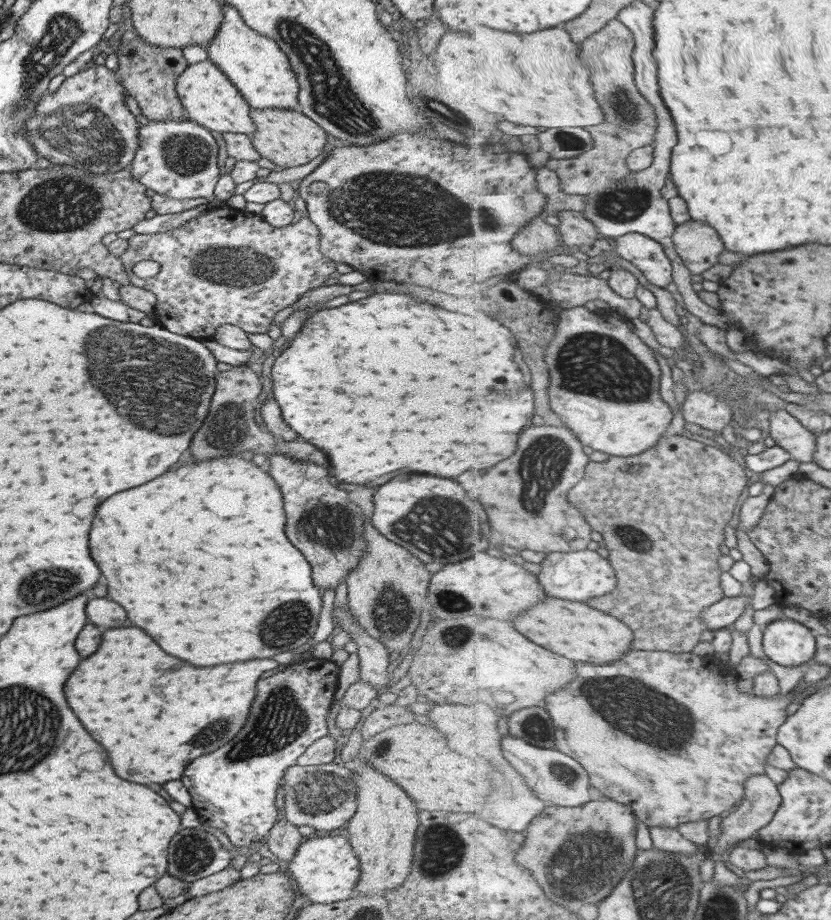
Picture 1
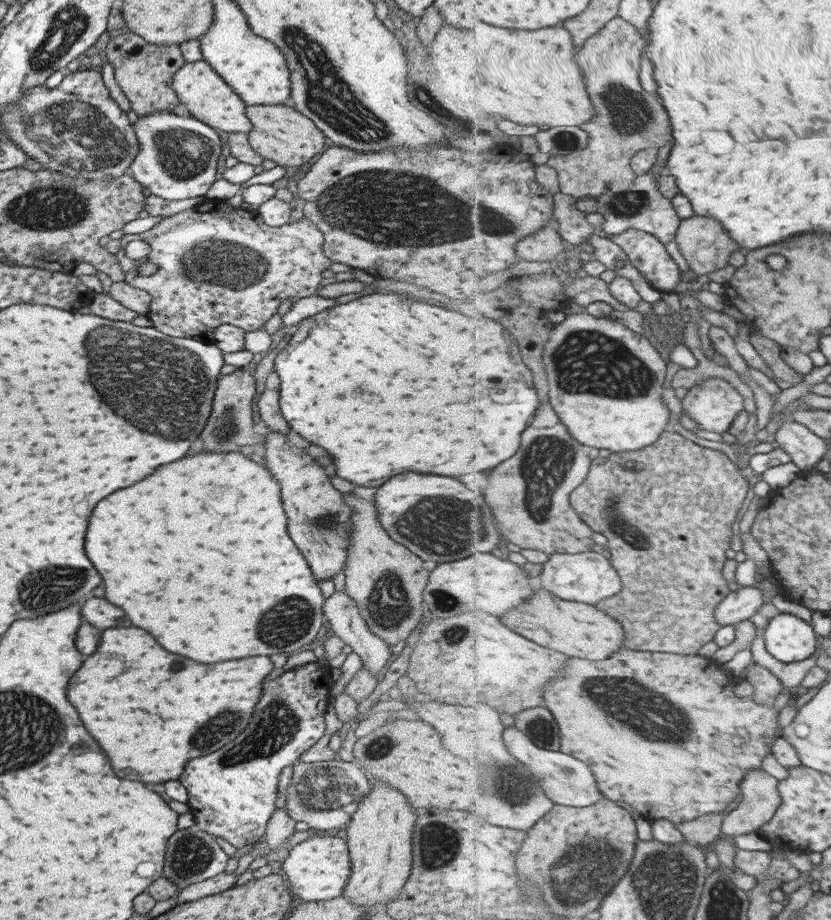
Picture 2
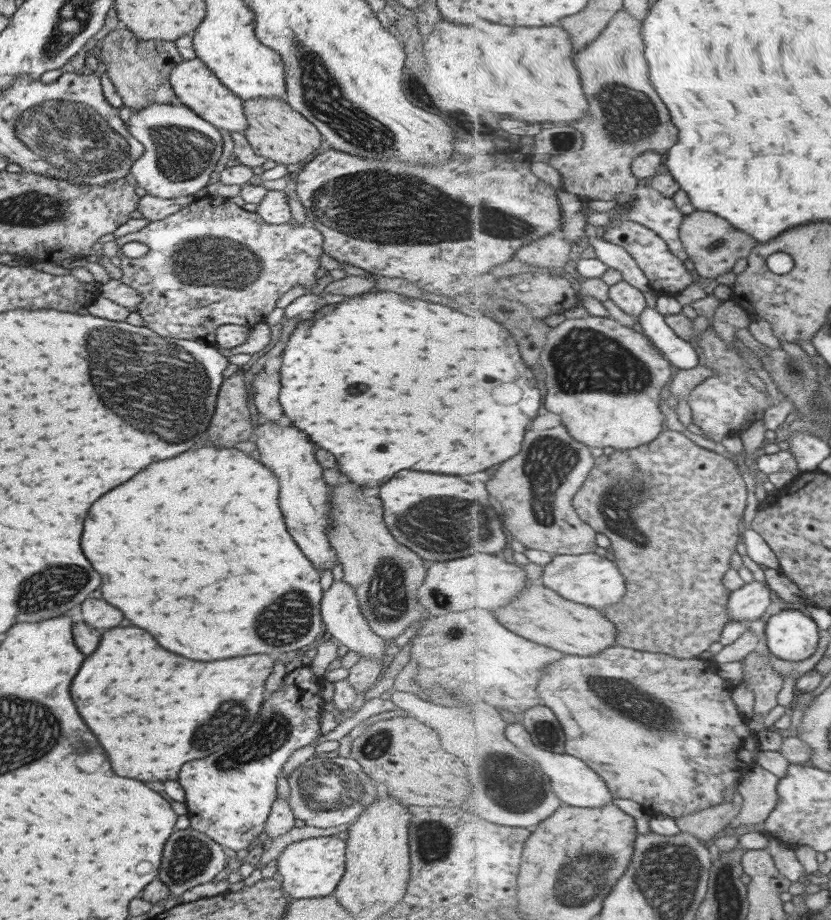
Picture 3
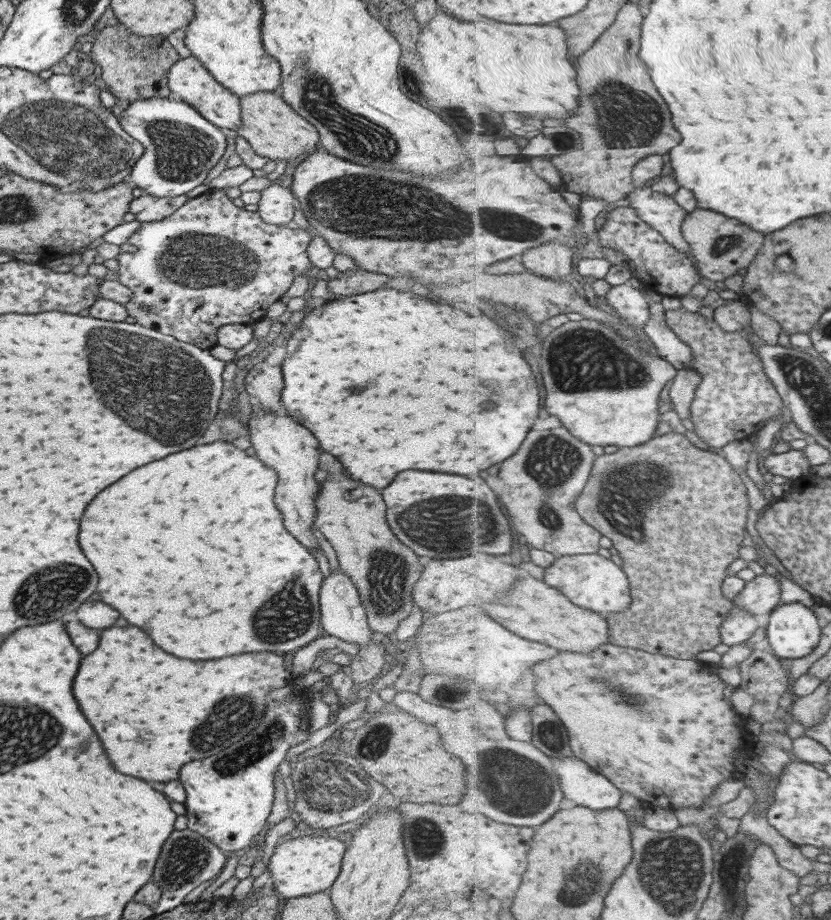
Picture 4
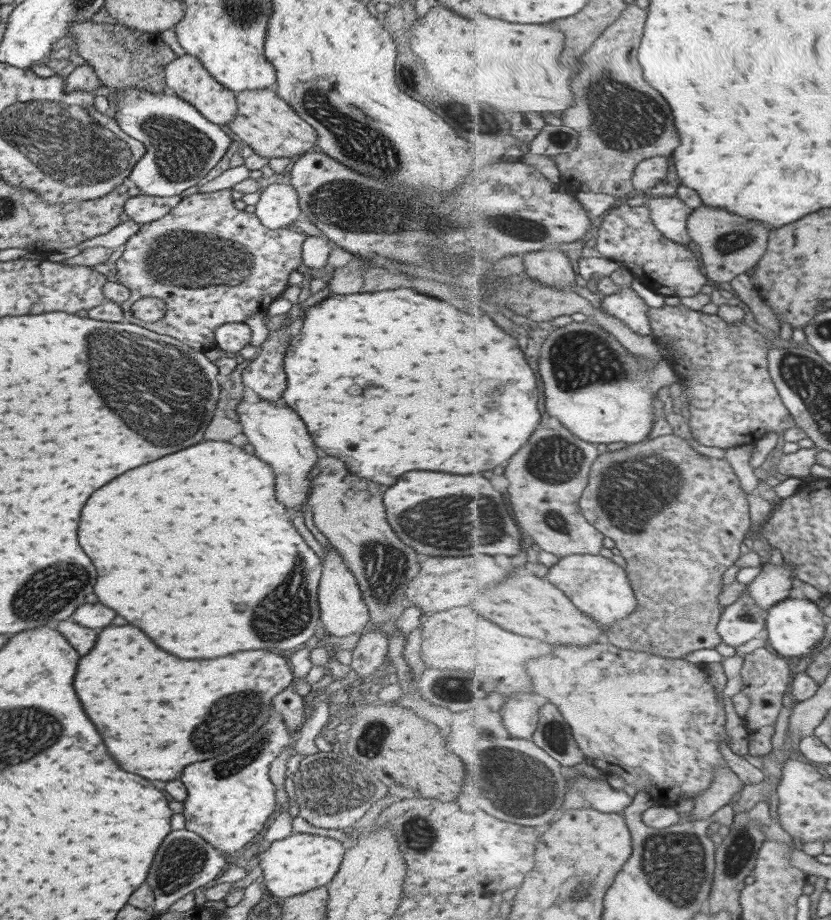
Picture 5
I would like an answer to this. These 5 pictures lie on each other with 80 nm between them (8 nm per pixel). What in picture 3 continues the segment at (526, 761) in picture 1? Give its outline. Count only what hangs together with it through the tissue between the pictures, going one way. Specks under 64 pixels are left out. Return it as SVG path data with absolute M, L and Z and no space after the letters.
M512 716L509 721L507 740L511 740L511 743L515 744L524 755L531 756L531 760L535 760L541 771L546 773L549 780L548 784L552 791L555 792L555 796L559 796L559 799L563 800L565 805L597 808L606 807L613 802L615 797L611 794L607 782L603 780L603 777L598 772L593 770L593 767L590 767L581 758L577 758L574 755L568 753L556 754L538 748L534 744L531 734L525 728L525 724L518 716Z

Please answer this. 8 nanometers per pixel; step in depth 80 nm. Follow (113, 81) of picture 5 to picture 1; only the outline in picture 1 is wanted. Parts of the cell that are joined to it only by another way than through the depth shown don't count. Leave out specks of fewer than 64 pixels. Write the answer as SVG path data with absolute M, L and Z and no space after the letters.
M128 35L118 39L110 48L110 52L114 52L117 57L115 73L118 83L127 95L133 96L140 114L149 121L187 120L185 110L174 89L177 76L188 65L182 57L182 49L150 45L134 35Z

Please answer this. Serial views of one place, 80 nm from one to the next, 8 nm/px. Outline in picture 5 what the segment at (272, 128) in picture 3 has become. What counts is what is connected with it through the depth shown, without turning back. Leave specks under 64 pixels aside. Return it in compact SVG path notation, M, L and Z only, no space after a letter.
M273 88L234 93L236 113L226 125L242 143L252 148L259 156L265 158L290 158L295 154L309 152L316 144L316 132L293 109L277 96Z

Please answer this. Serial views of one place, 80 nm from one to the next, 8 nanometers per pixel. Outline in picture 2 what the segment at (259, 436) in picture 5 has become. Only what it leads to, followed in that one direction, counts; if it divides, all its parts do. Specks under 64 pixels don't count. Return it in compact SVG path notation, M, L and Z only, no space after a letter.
M270 431L260 445L265 466L281 488L281 504L287 516L287 534L305 556L315 580L329 580L343 568L350 526L350 508L329 483L324 467L315 464L303 448L289 442L285 434Z

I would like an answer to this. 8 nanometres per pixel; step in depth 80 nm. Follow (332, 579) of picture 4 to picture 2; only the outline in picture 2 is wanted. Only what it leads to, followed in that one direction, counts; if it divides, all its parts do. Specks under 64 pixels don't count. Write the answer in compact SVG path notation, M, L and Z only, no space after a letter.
M333 591L327 598L324 598L322 604L323 620L329 626L329 634L333 634L347 644L357 656L359 656L363 668L371 671L375 677L378 677L388 662L392 659L389 647L381 638L375 636L366 625L365 620L358 613L354 600L347 596L345 591Z

